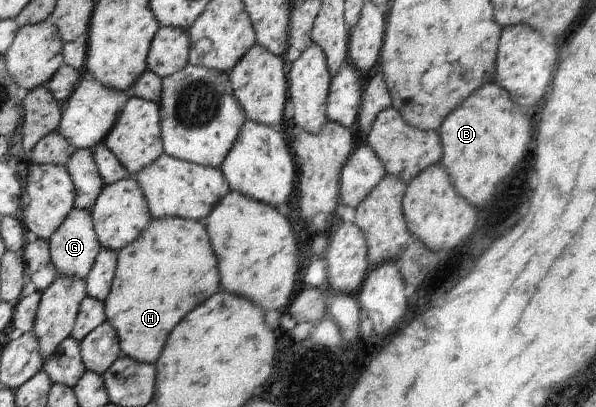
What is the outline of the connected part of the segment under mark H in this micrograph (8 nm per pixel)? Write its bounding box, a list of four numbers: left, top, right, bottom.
[106,217,221,365]

